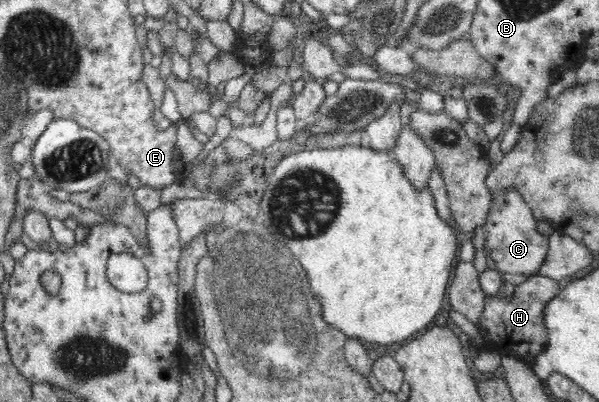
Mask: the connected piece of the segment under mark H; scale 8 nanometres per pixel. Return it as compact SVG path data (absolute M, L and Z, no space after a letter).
M531 275L513 288L511 296L497 298L487 295L484 298L483 310L480 314L478 330L484 335L485 342L478 346L469 338L470 352L490 349L505 354L512 354L523 362L533 365L537 356L543 355L547 348L547 331L544 327L544 306L560 291L559 281L548 276Z

